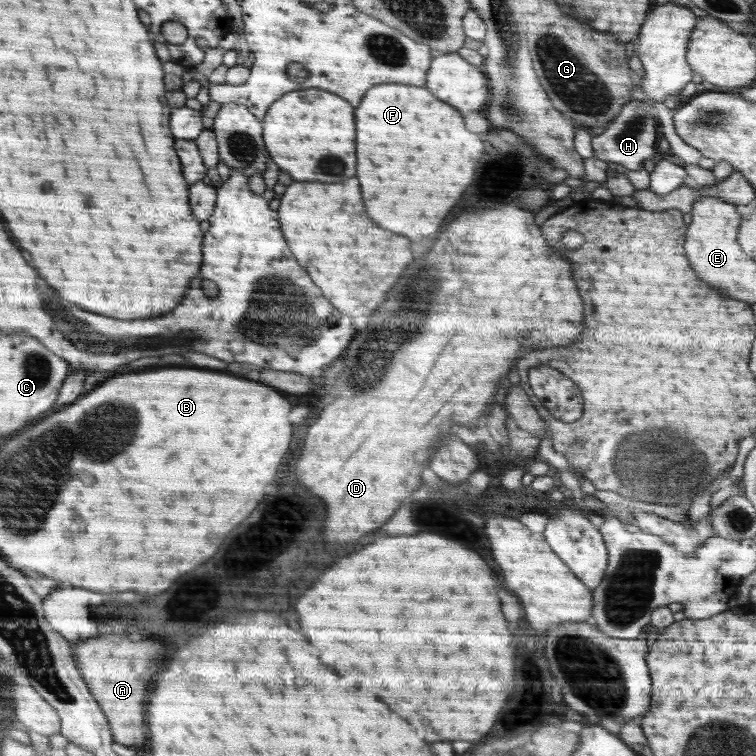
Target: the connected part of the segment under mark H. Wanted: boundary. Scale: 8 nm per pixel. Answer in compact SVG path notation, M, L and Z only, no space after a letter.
M649 103L628 104L623 107L616 118L606 127L604 132L592 139L594 158L607 162L611 167L638 170L644 168L644 161L652 158L657 151L656 125L657 119L650 114Z

